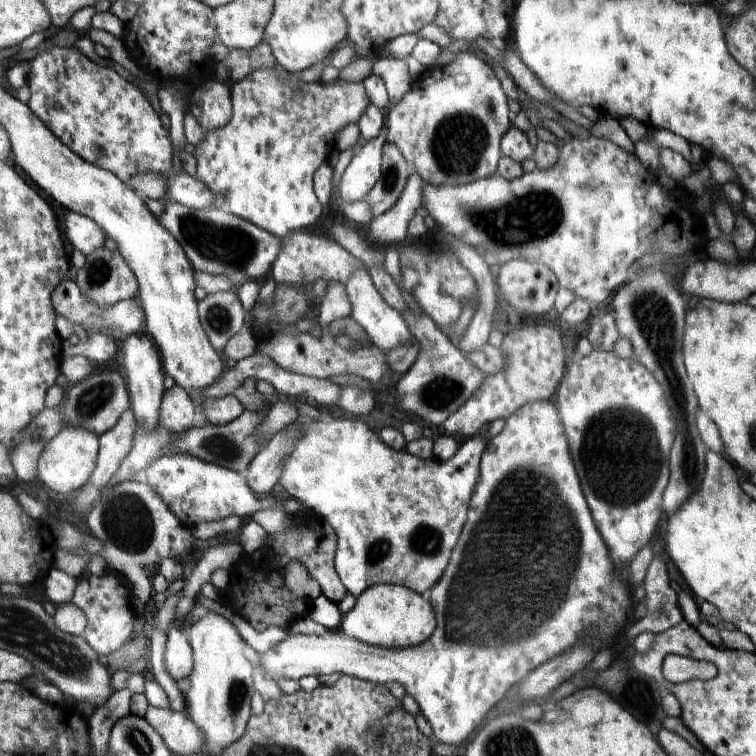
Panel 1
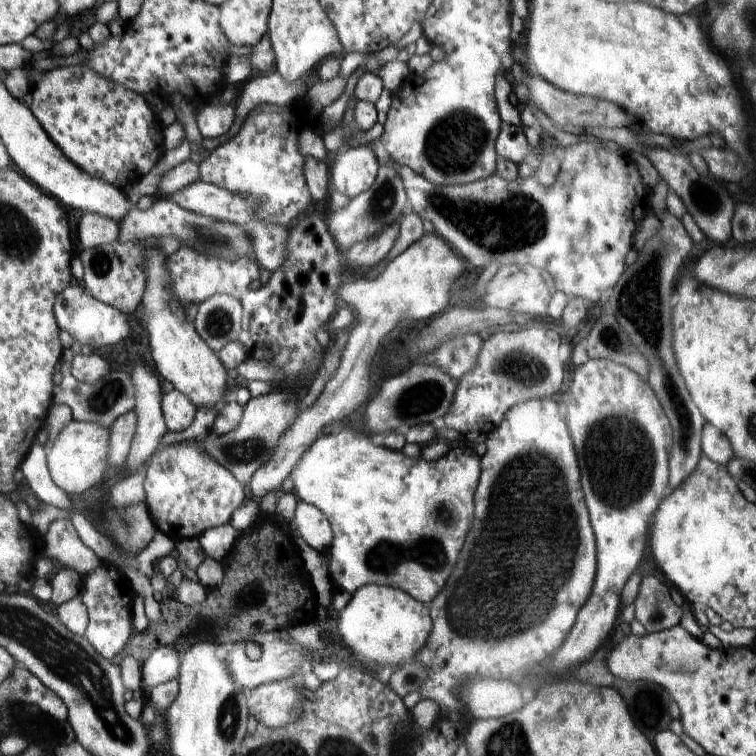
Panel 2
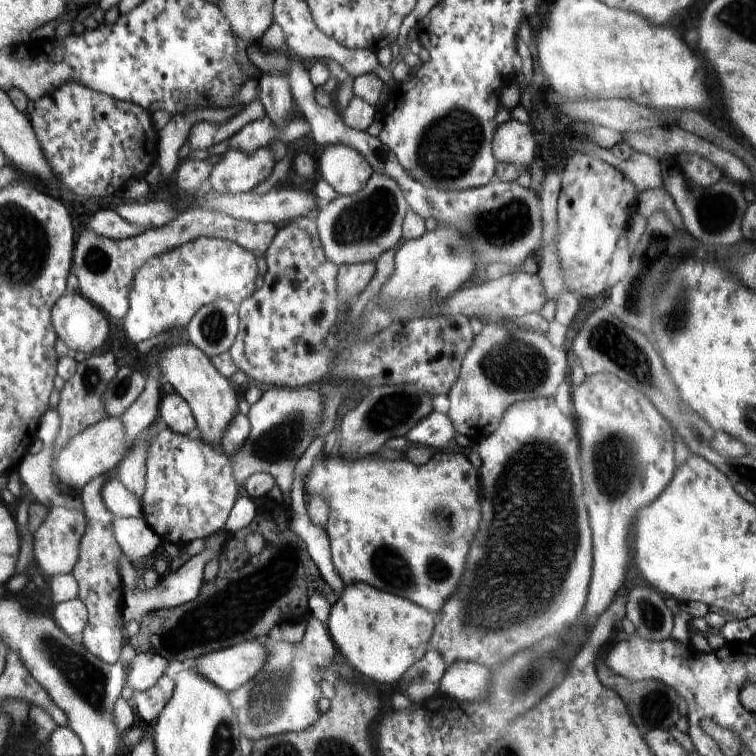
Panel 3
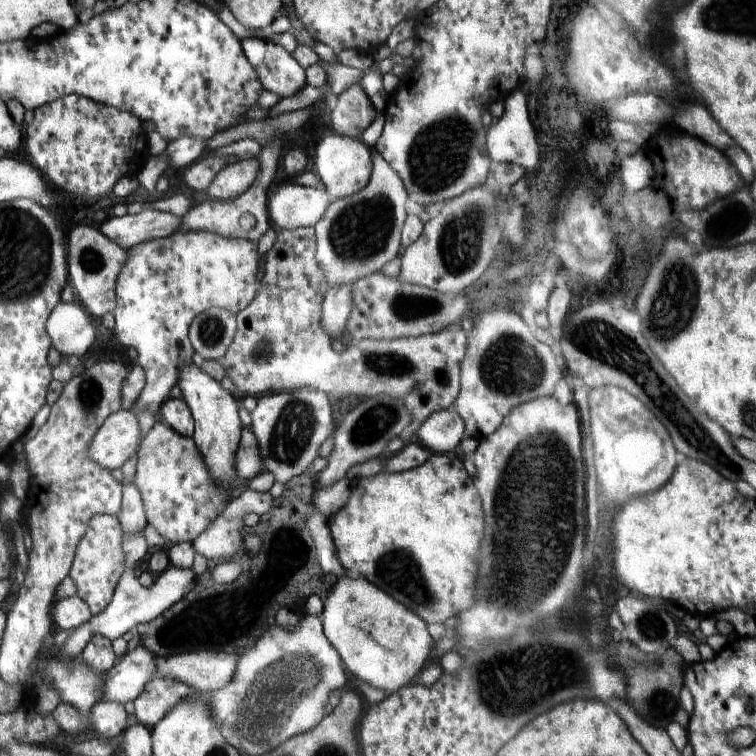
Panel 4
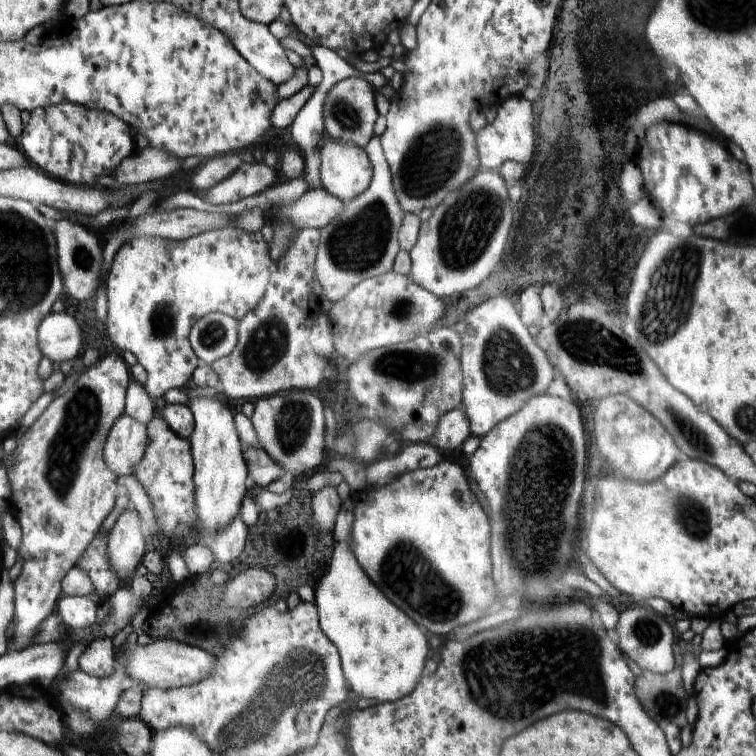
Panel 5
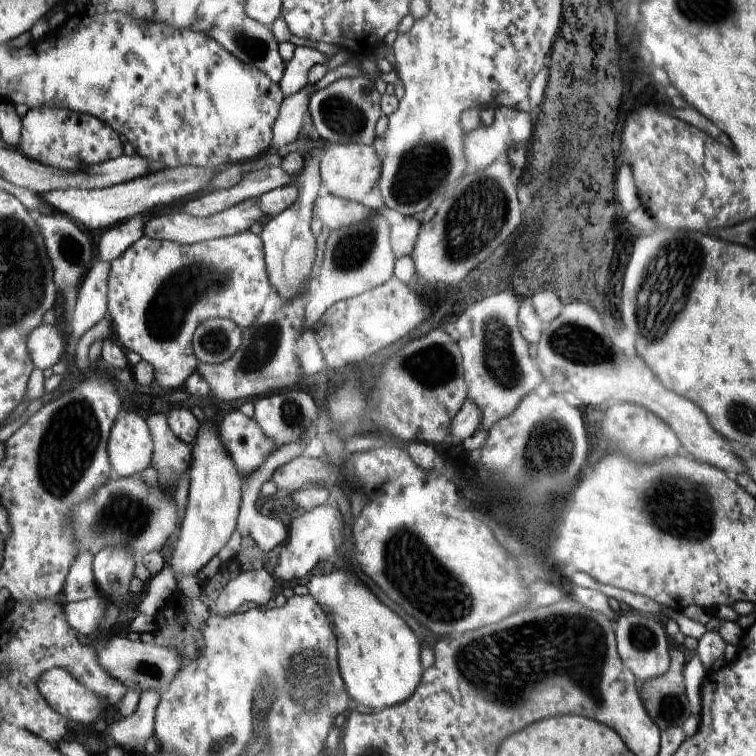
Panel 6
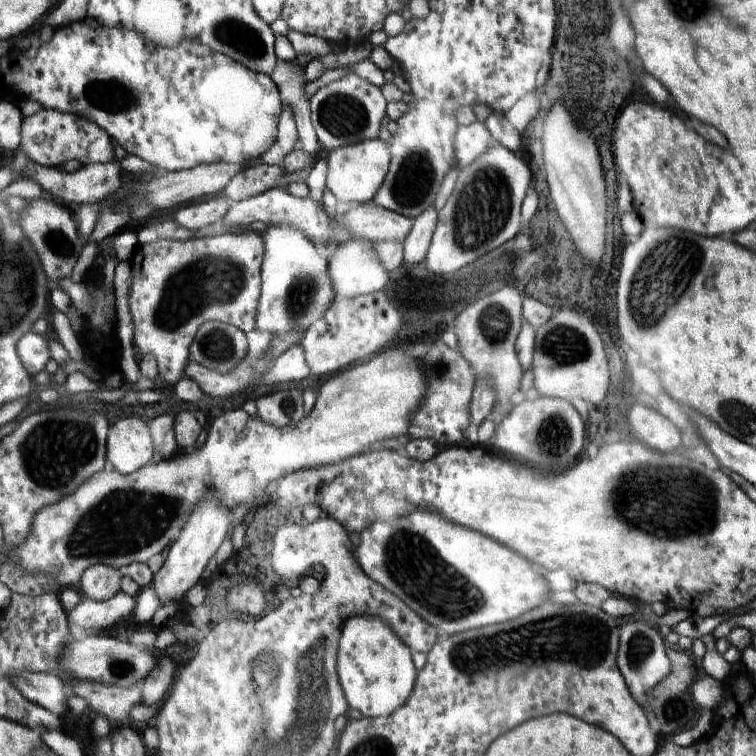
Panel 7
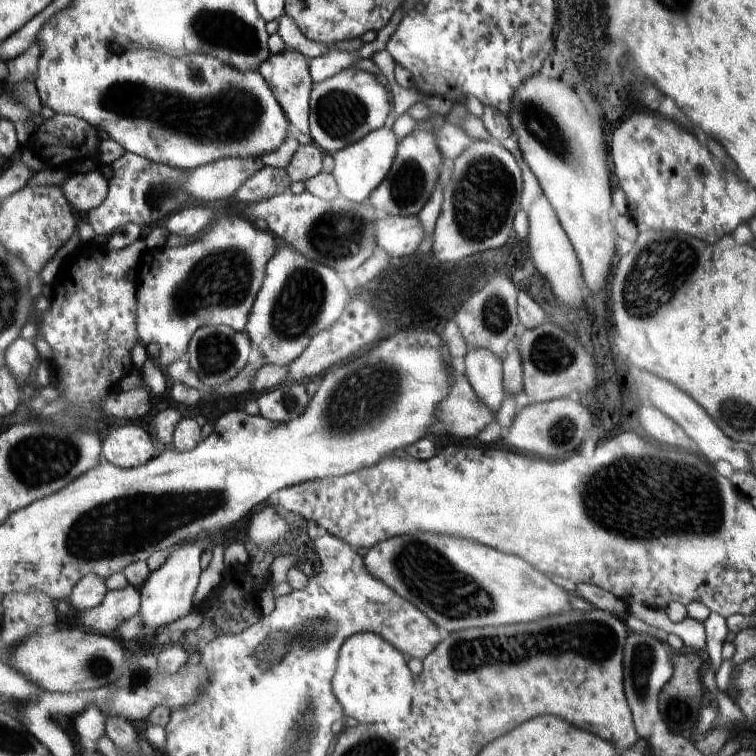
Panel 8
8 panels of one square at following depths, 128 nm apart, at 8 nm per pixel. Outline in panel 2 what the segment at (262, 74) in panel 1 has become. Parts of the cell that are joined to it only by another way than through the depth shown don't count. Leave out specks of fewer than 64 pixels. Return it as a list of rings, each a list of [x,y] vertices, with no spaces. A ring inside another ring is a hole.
[[[300,95],[284,107],[268,105],[262,111],[250,113],[234,138],[202,160],[200,180],[252,199],[257,206],[258,220],[286,227],[292,218],[310,206],[311,192],[304,174],[307,158],[302,157],[297,148],[298,132],[305,128],[314,130],[316,121],[319,122],[310,116],[305,96]]]

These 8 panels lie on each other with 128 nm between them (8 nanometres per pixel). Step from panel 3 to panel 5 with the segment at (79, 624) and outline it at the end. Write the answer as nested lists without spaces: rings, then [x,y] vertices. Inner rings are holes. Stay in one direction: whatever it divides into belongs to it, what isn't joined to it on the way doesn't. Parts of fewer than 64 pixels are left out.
[[[64,596],[59,602],[58,611],[70,631],[78,632],[96,625],[99,605],[96,598]]]

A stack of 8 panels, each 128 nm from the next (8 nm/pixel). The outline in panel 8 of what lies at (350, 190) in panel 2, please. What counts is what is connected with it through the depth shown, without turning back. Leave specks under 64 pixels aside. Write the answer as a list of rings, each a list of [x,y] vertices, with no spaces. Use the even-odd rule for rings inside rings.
[[[379,128],[363,136],[358,143],[344,147],[333,154],[334,166],[331,173],[337,182],[339,194],[355,203],[368,201],[379,184],[387,178],[390,166],[394,166],[392,162],[395,162],[396,144],[398,144],[396,135],[391,128]]]

